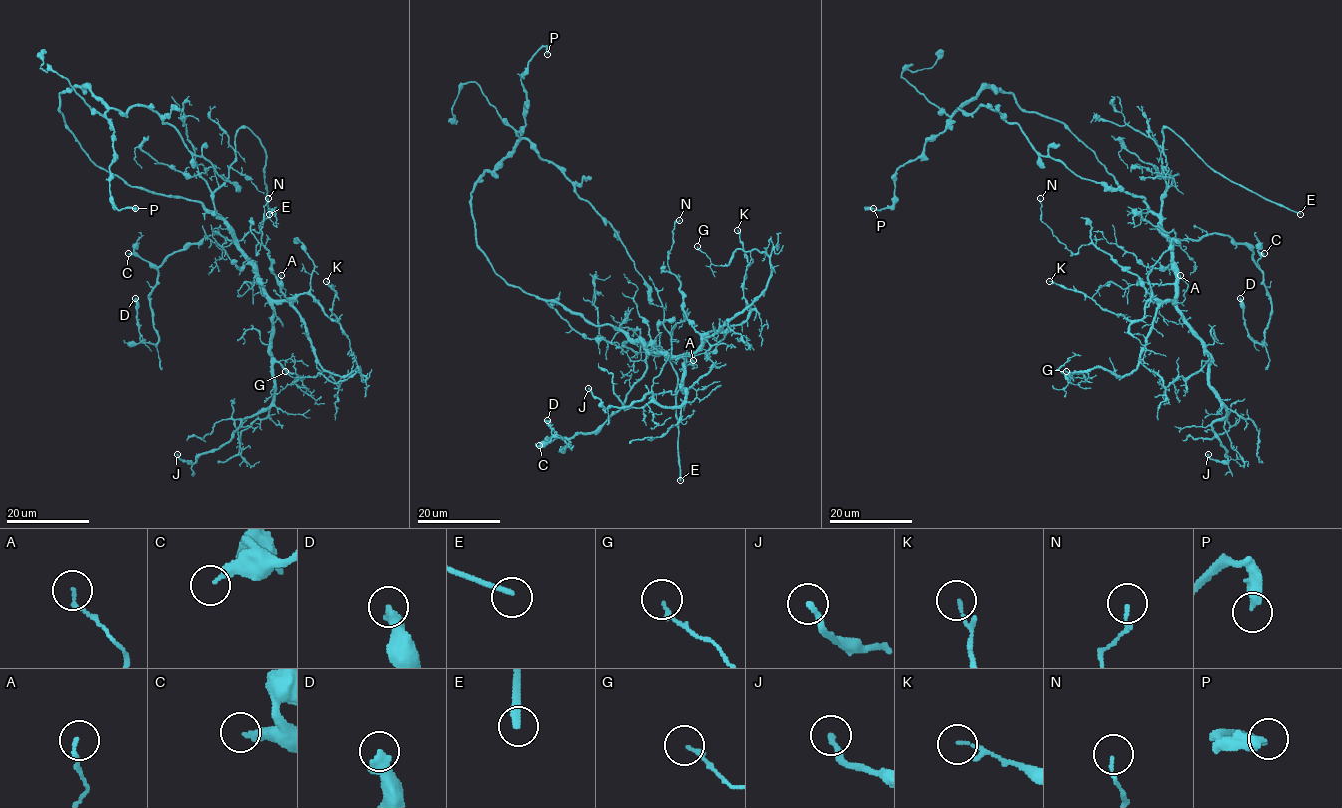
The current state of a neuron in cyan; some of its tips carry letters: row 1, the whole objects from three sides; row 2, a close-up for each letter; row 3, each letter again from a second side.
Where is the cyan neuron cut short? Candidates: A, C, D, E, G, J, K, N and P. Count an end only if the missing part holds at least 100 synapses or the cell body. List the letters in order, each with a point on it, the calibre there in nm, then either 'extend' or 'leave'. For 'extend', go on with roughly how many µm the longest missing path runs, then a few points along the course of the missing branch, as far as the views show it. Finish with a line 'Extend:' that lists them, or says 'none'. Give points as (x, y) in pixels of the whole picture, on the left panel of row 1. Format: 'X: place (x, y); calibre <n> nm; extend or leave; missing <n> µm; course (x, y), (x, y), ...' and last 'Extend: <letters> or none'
A: place (281, 275); calibre 130 nm; leave
C: place (128, 253); calibre 280 nm; leave
D: place (135, 298); calibre 440 nm; leave
E: place (269, 214); calibre 220 nm; extend; missing 100 µm; course (269, 214), (270, 223), (254, 245), (243, 249), (296, 299), (299, 312), (284, 331), (278, 331)
G: place (285, 371); calibre 180 nm; leave
J: place (177, 454); calibre 240 nm; leave
K: place (326, 281); calibre 100 nm; leave
N: place (268, 198); calibre 100 nm; leave
P: place (135, 208); calibre 400 nm; leave
Extend: E

